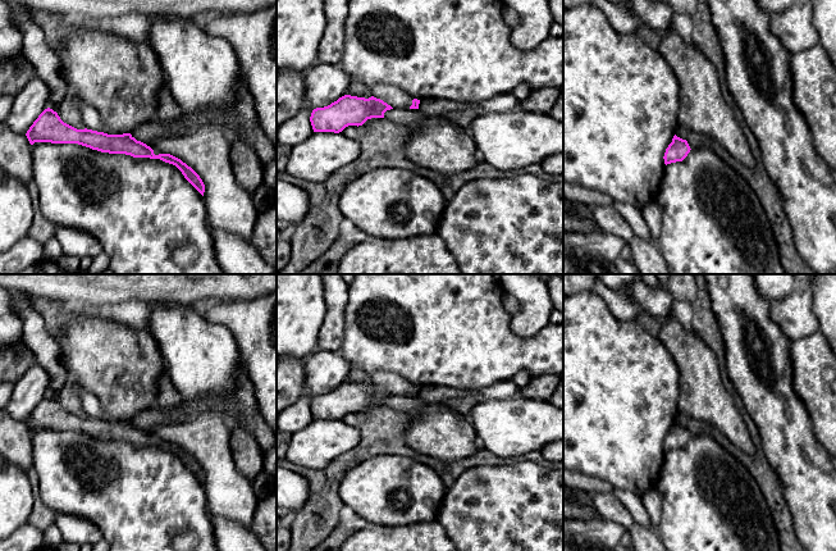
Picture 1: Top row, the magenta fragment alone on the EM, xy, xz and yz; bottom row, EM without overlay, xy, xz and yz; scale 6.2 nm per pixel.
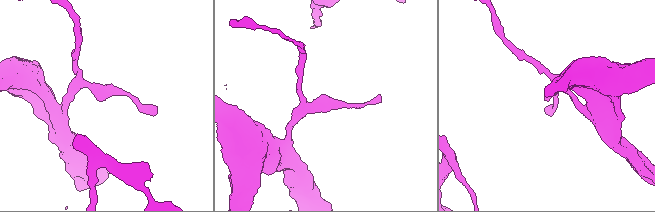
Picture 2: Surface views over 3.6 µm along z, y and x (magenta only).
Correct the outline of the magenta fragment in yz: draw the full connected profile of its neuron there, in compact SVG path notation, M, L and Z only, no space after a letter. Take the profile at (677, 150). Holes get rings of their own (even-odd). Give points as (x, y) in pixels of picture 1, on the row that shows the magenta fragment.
M676 135L672 138L672 142L668 145L664 152L664 164L671 164L676 161L682 161L690 152L690 146L686 140L677 137Z

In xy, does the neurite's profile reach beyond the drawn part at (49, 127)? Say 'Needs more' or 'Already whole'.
Already whole

